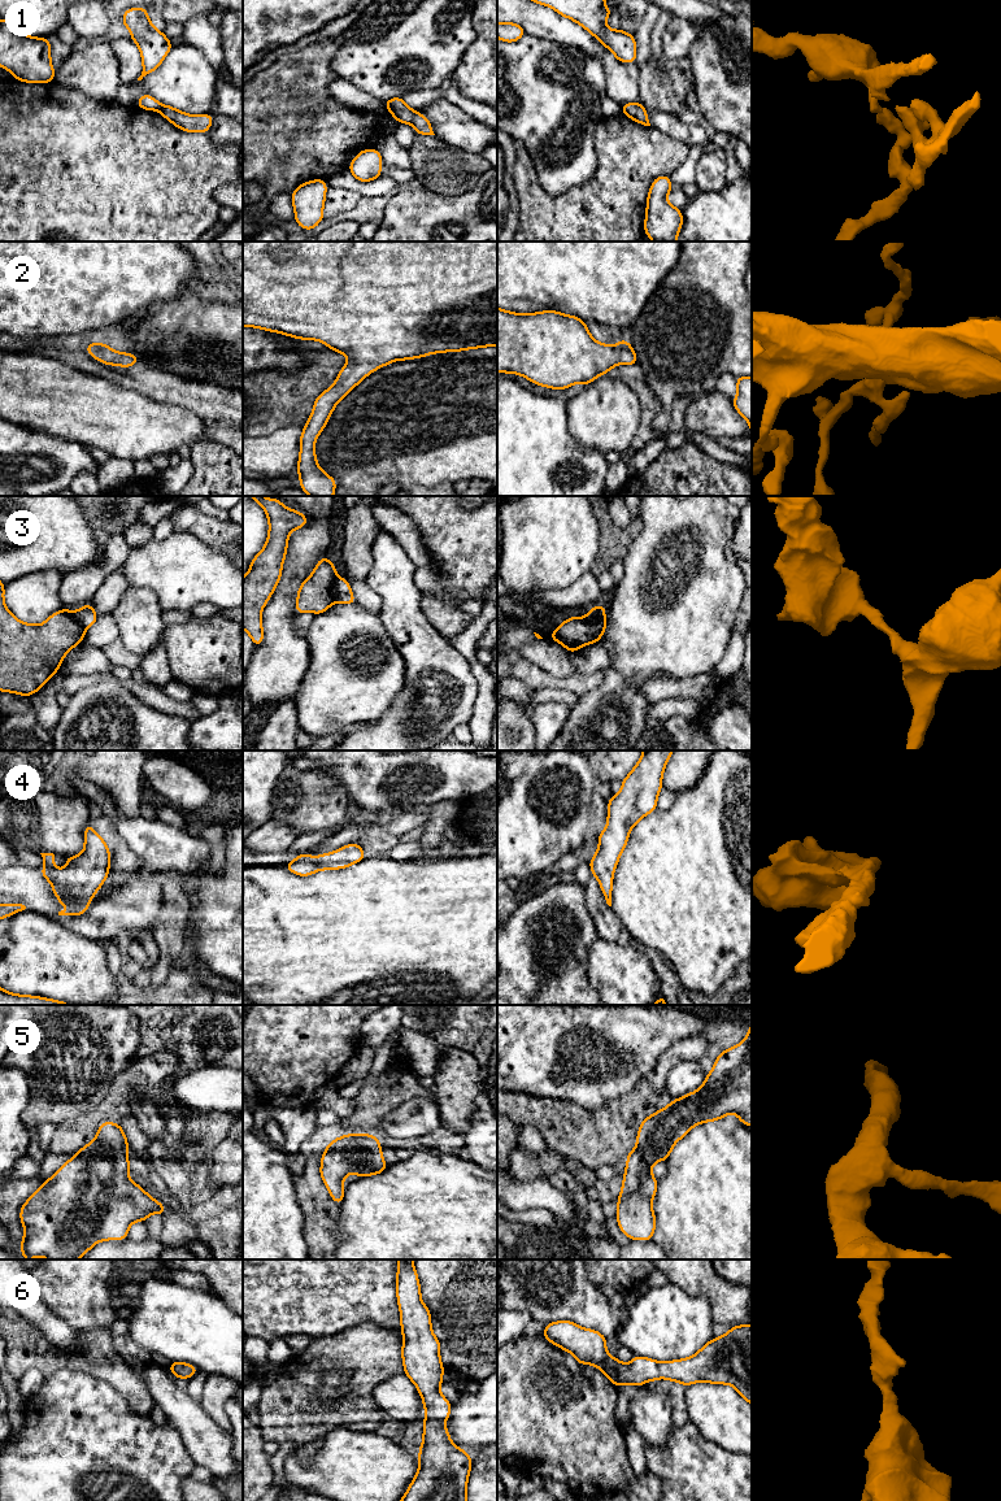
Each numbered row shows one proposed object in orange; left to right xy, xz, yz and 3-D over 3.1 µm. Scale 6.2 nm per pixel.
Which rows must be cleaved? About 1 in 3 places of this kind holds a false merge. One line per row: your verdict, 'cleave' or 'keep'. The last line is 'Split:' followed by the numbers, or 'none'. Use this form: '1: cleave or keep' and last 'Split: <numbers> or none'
1: cleave
2: keep
3: cleave
4: keep
5: keep
6: keep
Split: 1, 3

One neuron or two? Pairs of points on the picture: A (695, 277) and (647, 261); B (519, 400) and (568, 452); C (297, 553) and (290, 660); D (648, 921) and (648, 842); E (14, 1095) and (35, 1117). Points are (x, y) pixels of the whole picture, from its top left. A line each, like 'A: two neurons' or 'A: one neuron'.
A: two neurons
B: one neuron
C: one neuron
D: one neuron
E: two neurons

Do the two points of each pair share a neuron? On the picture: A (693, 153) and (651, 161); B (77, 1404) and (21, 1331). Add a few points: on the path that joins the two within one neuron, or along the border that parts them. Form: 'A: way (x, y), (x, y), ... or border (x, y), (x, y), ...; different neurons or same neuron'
A: border (690, 148), (688, 156), (669, 175); different neurons
B: border (85, 1373), (60, 1367), (46, 1376); different neurons

